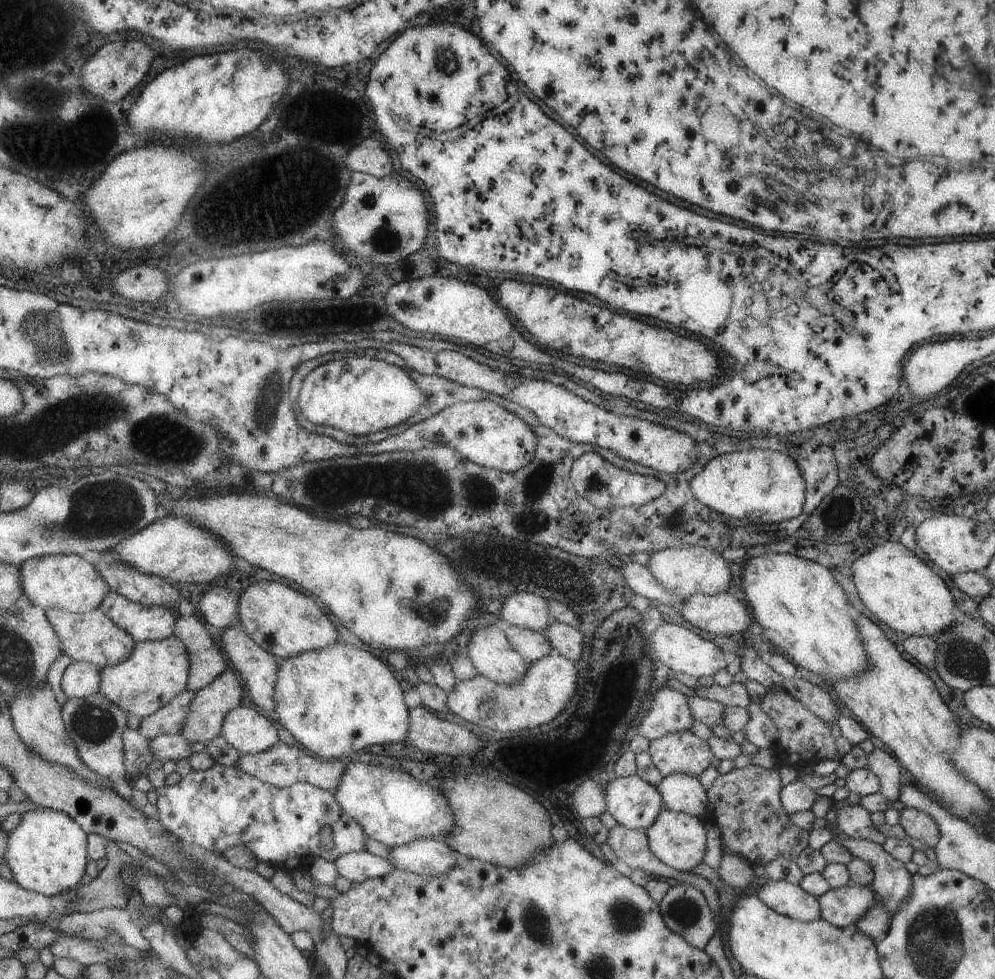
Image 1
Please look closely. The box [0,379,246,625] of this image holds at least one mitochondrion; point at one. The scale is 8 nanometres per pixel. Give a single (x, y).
(67, 526)

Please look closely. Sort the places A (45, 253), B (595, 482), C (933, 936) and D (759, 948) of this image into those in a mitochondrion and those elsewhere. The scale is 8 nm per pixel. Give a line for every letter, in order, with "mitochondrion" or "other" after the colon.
A: other
B: mitochondrion
C: mitochondrion
D: other

